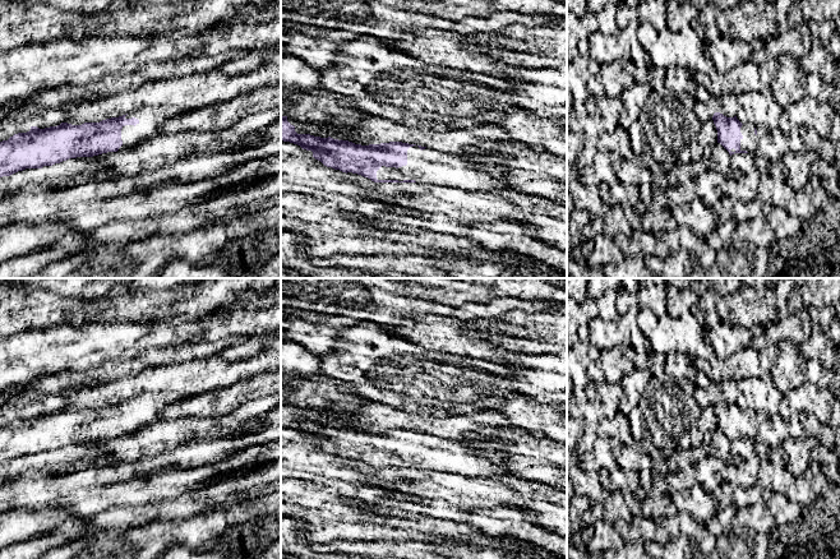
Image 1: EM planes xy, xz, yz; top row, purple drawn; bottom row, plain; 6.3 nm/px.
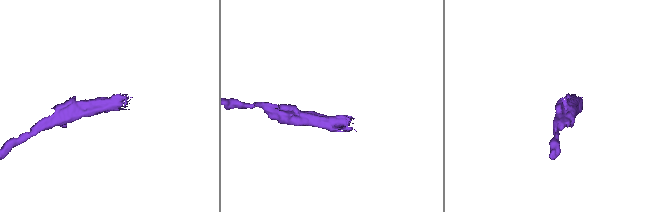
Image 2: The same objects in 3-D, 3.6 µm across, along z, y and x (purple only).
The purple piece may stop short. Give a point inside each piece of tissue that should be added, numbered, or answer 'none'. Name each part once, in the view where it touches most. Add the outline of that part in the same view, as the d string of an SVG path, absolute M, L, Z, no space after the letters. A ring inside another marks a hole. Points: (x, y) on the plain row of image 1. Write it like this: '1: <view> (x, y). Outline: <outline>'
1: xz (429, 452). Outline: M433 434L407 435L407 451L402 453L382 452L377 457L378 466L415 466L421 470L456 473L471 479L498 477L506 475L503 466L484 456L475 454L461 443Z

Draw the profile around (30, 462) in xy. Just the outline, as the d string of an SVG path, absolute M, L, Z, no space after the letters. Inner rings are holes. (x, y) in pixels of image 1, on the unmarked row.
M26 454L10 462L0 463L0 484L26 472L41 472L45 468L42 454Z

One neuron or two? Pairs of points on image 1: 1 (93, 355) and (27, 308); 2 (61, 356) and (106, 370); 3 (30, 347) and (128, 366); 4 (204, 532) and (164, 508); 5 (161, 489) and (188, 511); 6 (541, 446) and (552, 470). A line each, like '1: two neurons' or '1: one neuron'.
1: two neurons
2: two neurons
3: two neurons
4: two neurons
5: two neurons
6: one neuron

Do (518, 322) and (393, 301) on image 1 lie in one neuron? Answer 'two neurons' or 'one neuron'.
two neurons

